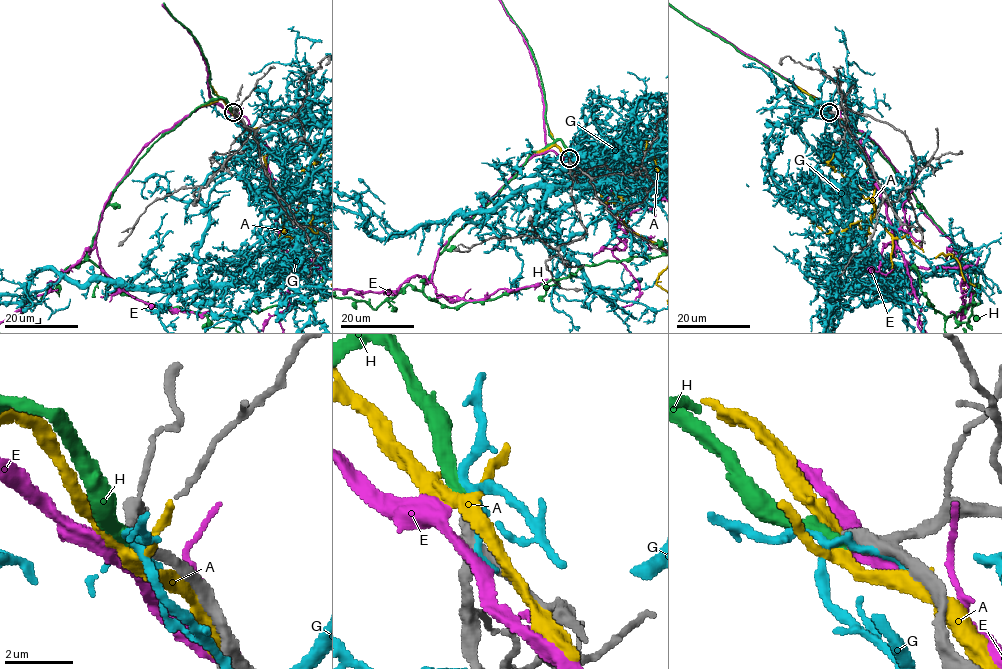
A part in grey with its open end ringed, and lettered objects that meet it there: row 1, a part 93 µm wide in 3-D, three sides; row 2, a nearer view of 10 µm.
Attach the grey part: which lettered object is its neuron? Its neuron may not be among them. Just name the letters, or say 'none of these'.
H

